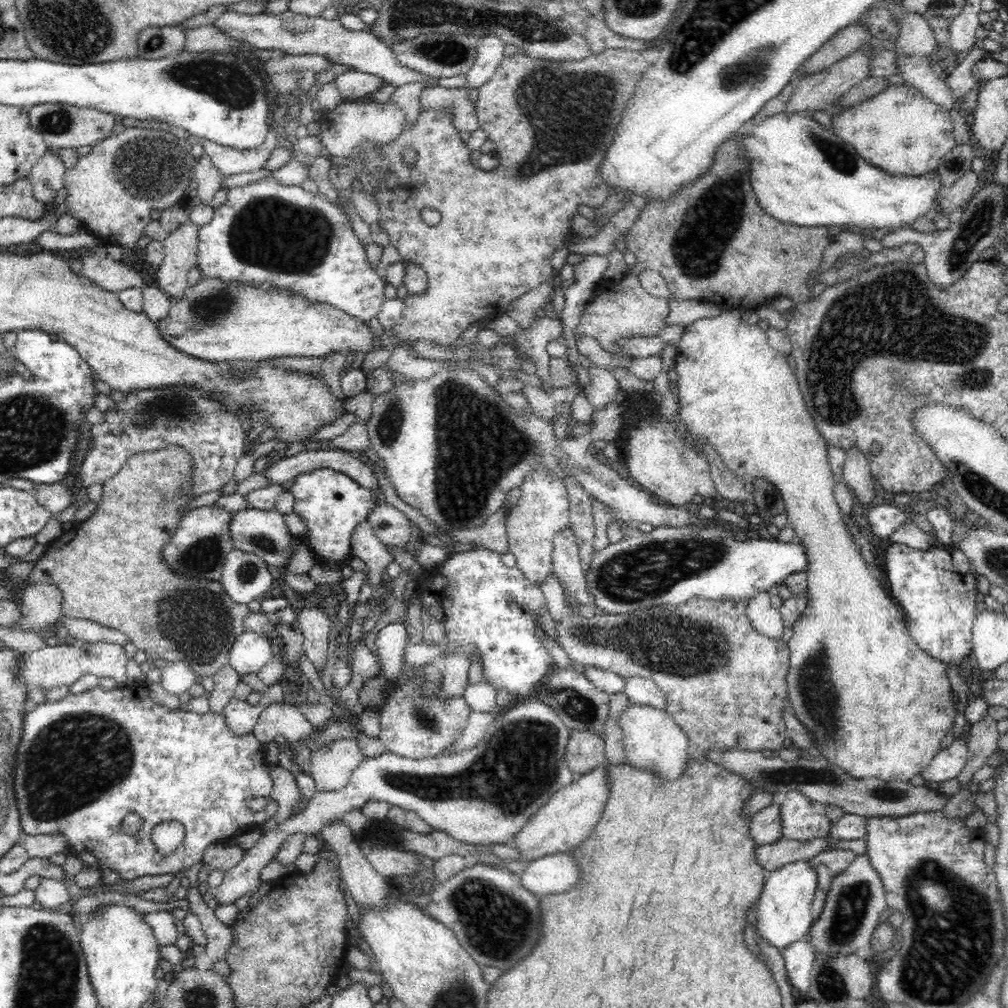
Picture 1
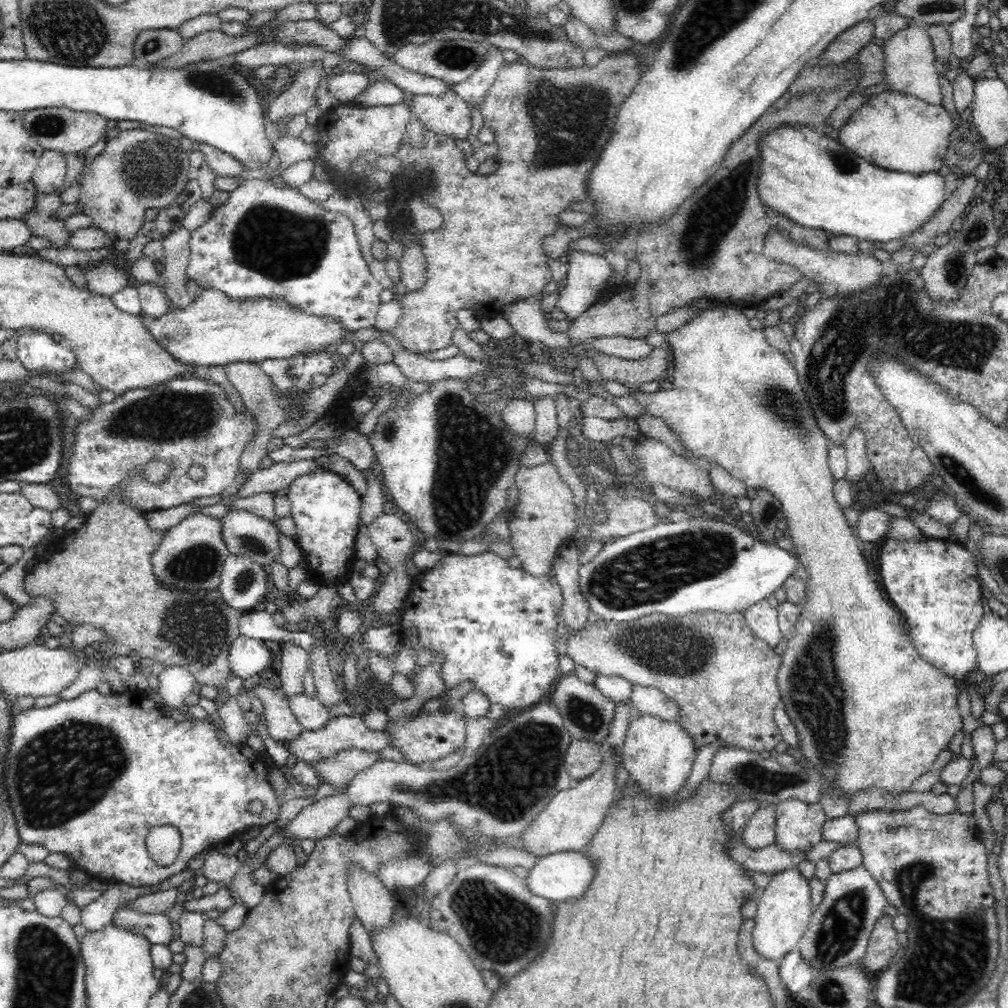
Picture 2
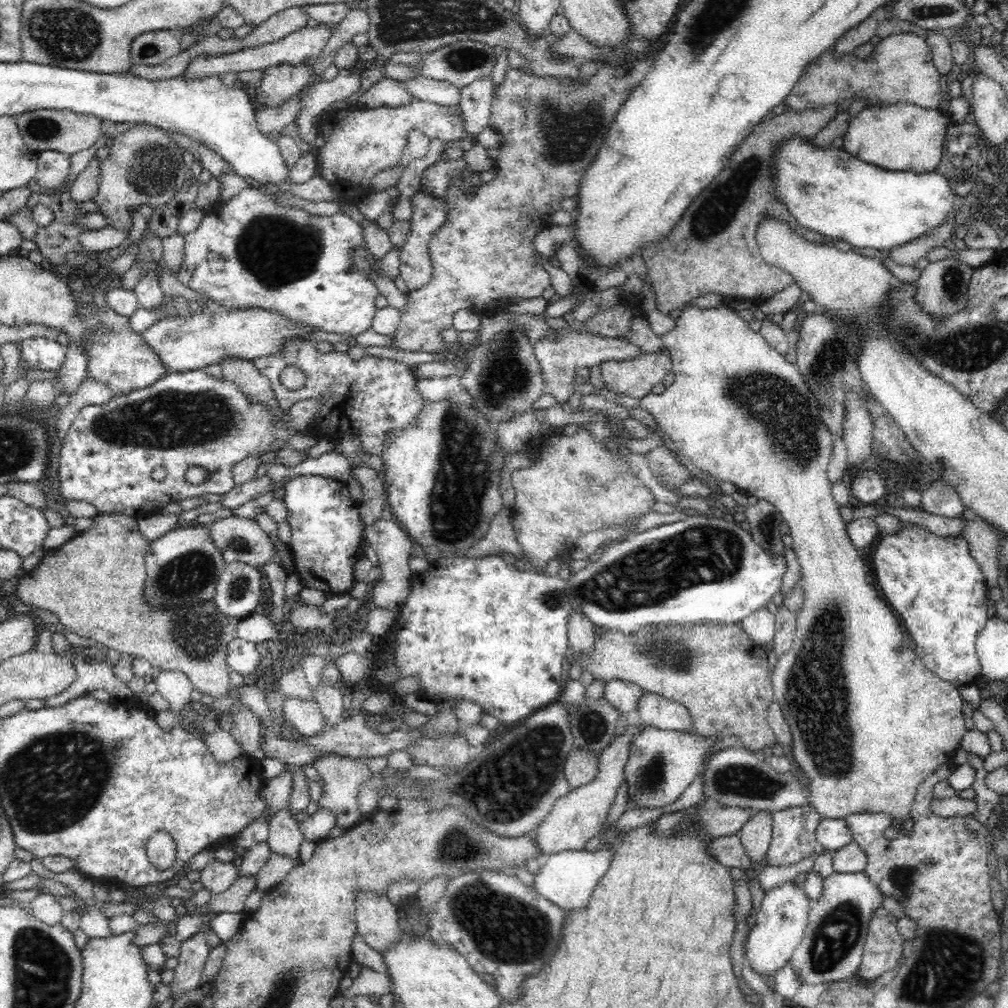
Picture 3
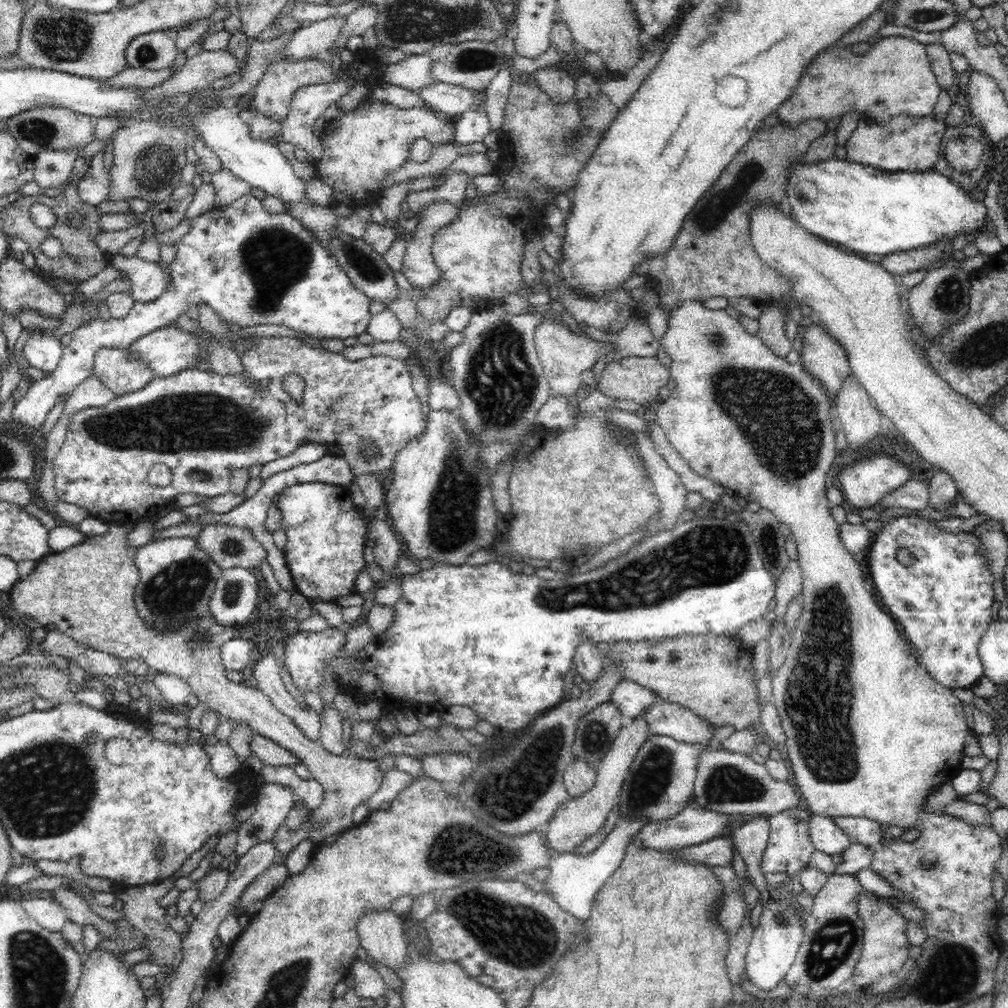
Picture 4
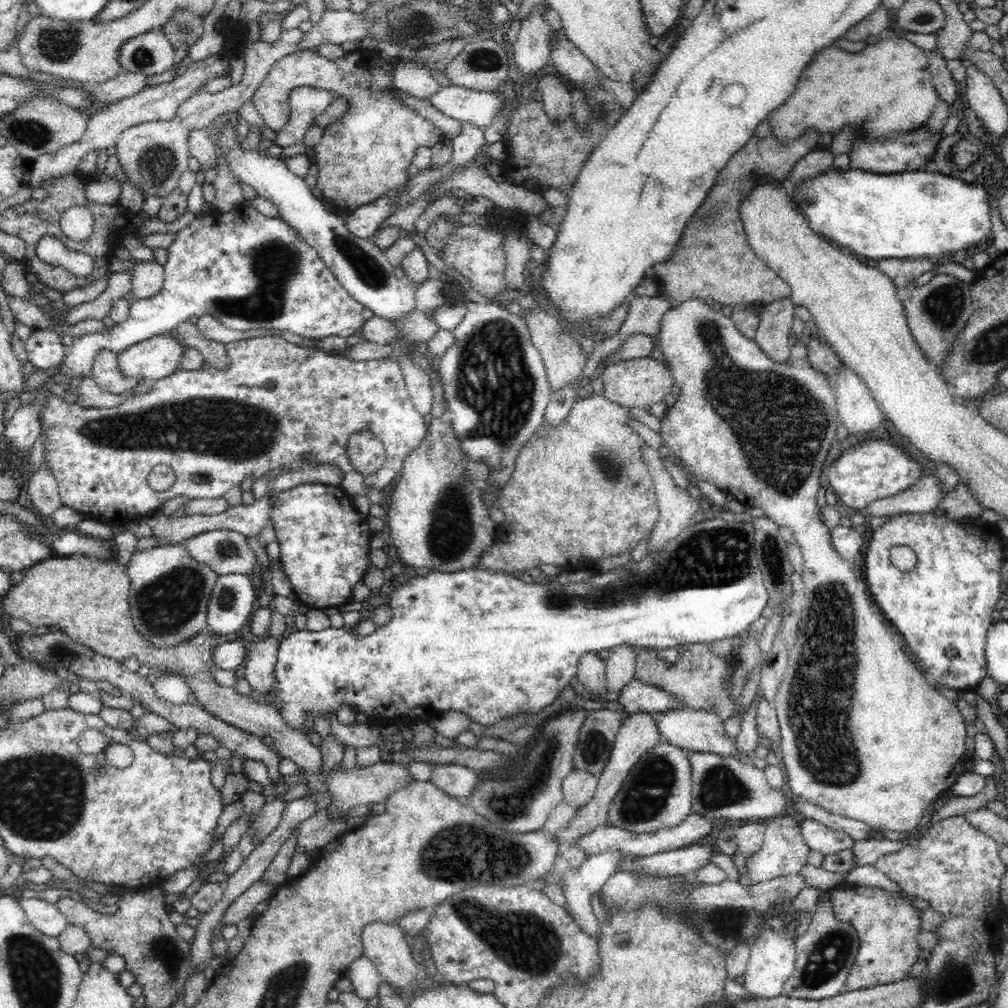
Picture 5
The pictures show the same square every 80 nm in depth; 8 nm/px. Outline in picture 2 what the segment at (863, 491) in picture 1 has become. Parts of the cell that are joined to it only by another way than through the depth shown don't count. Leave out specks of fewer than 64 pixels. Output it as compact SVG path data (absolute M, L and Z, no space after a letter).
M859 425L850 430L843 447L847 456L847 473L845 479L850 484L860 484L866 472L872 468L871 460L867 455L866 437Z

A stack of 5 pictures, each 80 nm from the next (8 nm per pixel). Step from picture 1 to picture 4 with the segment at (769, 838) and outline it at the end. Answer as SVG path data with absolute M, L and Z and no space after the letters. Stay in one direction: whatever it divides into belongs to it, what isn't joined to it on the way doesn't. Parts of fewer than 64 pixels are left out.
M766 817L754 818L752 822L748 822L738 829L732 830L734 836L734 844L737 848L742 860L747 866L747 874L754 883L754 886L762 893L767 894L767 880L760 873L760 858L764 854L766 844L768 842L769 823Z

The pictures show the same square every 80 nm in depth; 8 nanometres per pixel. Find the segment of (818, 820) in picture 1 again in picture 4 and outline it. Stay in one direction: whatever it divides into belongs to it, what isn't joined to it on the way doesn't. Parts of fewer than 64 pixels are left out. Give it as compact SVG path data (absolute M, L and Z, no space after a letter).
M798 806L794 809L774 814L767 818L769 823L768 842L760 858L760 873L765 877L768 874L791 874L798 876L798 872L808 865L809 858L814 852L814 845L808 837L808 828L811 813L809 810L801 810Z

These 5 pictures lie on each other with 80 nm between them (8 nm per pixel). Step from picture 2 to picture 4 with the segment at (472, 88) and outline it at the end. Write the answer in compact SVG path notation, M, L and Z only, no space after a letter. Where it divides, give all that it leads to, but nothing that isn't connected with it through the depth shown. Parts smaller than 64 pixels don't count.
M466 111L460 115L454 127L454 146L468 147L474 143L482 143L484 137L490 133L487 111Z

